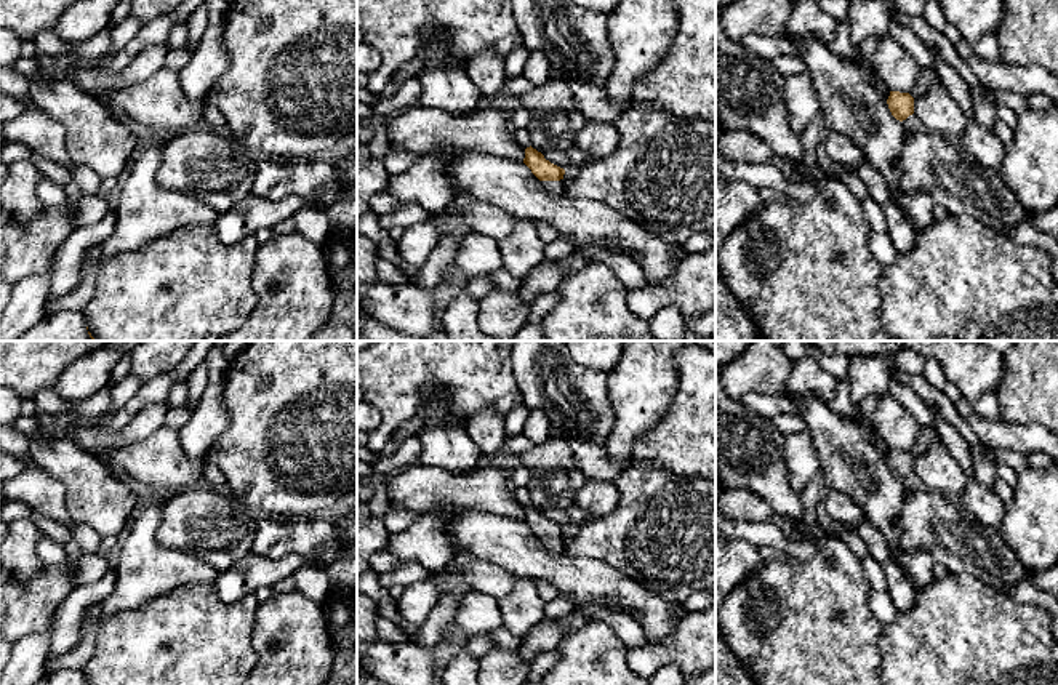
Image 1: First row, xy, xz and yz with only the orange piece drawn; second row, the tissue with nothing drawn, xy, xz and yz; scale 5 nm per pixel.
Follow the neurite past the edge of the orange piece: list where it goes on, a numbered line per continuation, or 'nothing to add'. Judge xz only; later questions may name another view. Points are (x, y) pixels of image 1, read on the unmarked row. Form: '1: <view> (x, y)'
1: xz (554, 546)

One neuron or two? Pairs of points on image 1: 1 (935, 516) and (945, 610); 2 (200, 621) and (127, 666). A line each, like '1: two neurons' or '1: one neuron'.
1: two neurons
2: one neuron

